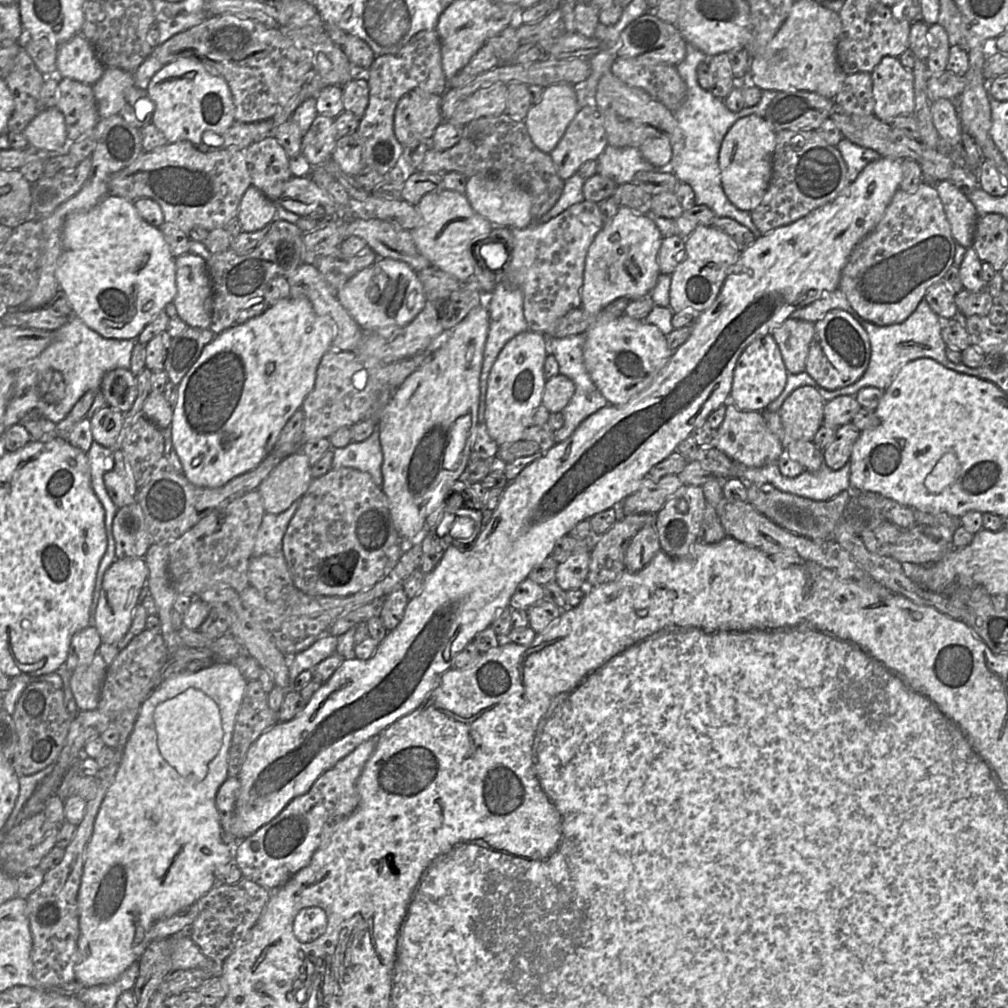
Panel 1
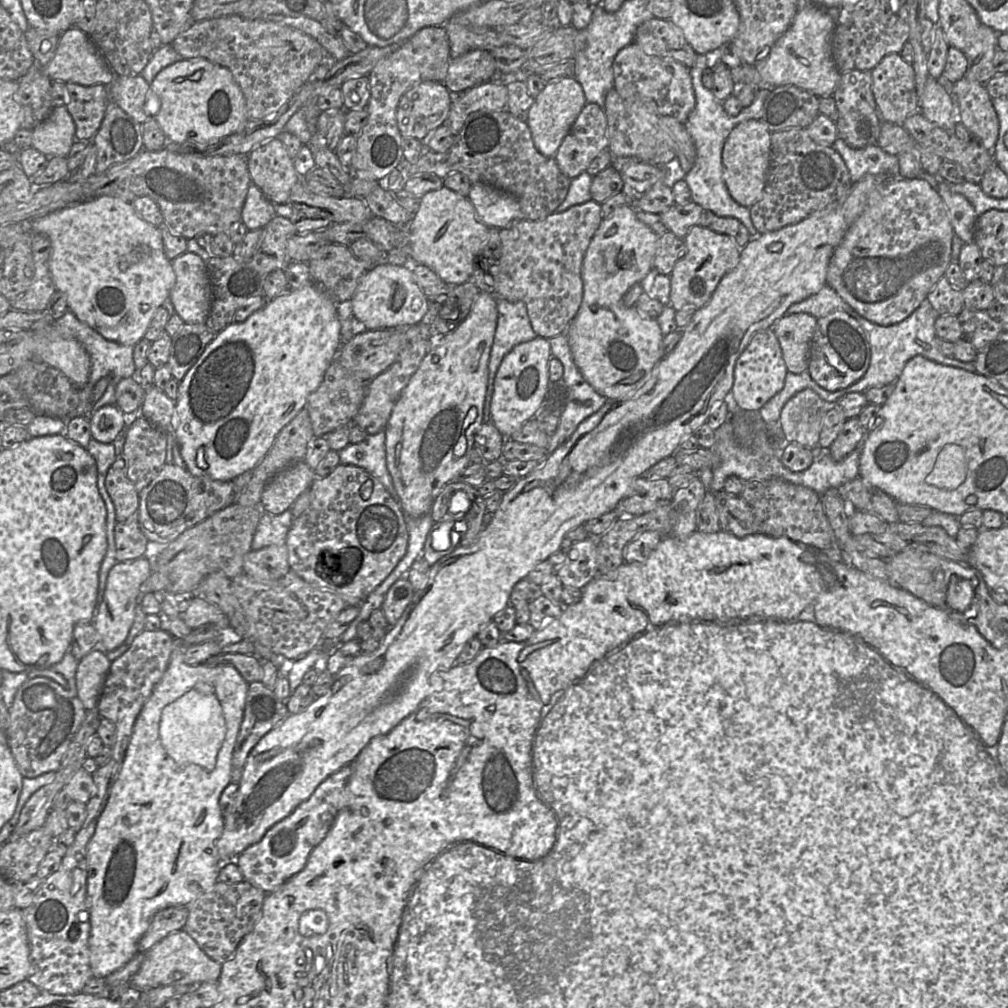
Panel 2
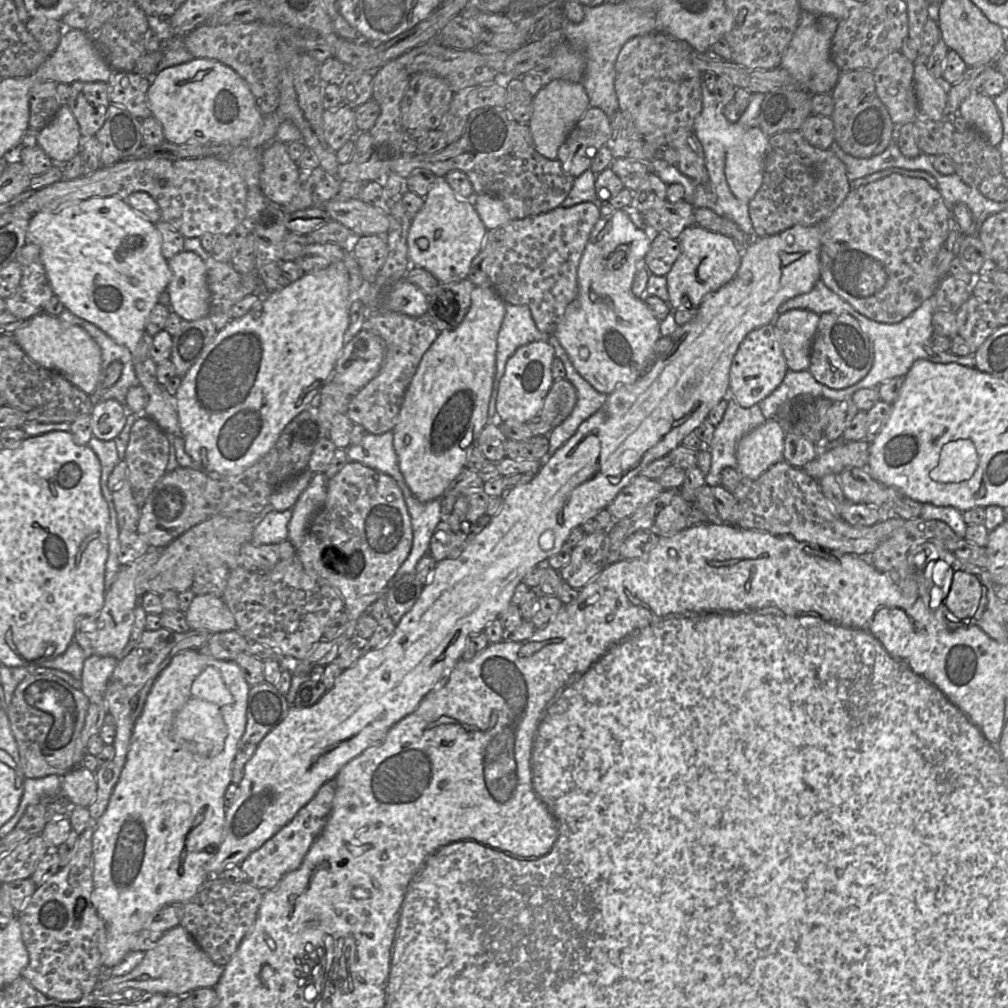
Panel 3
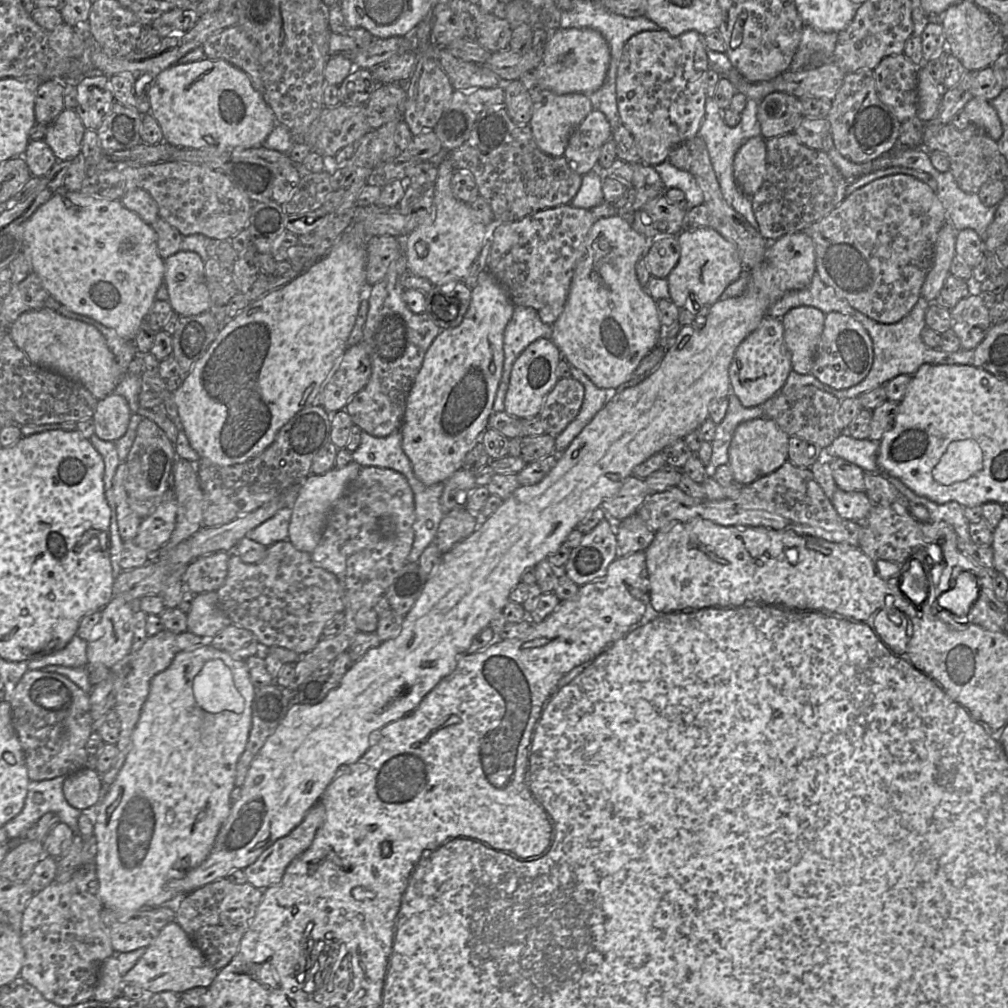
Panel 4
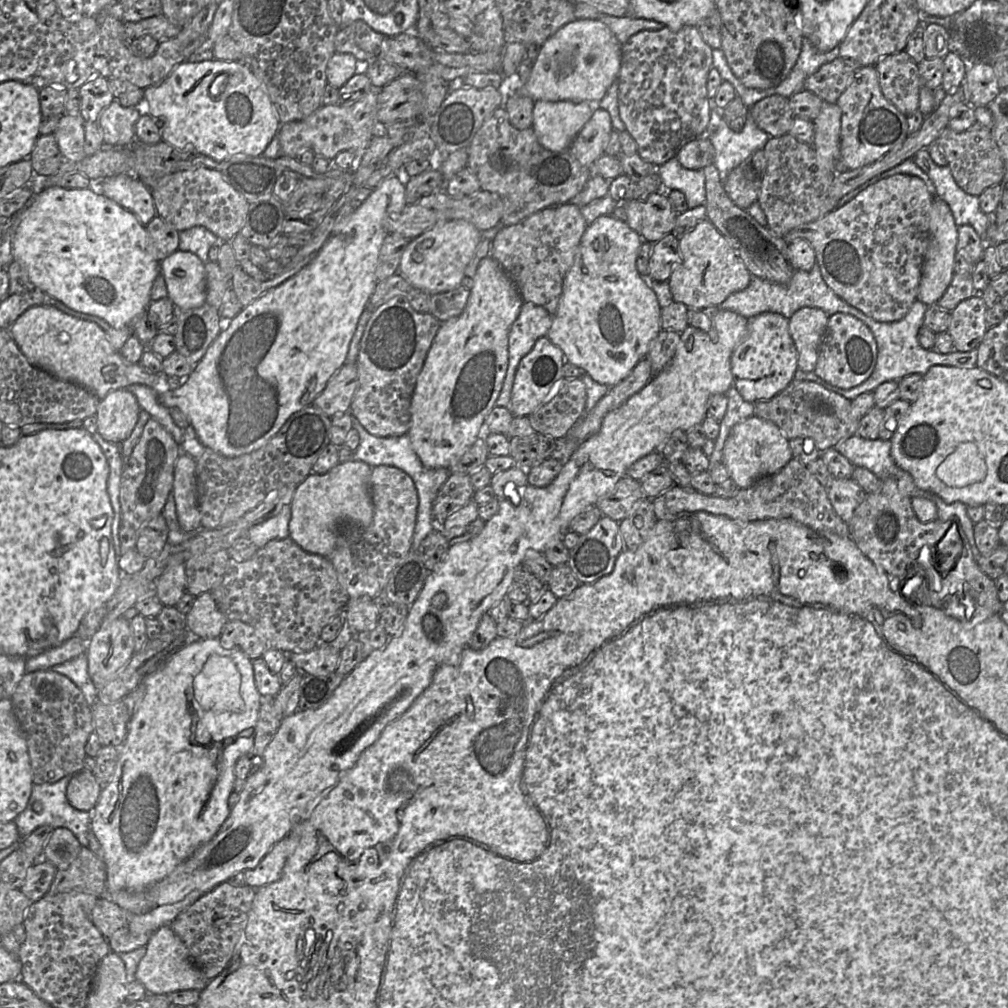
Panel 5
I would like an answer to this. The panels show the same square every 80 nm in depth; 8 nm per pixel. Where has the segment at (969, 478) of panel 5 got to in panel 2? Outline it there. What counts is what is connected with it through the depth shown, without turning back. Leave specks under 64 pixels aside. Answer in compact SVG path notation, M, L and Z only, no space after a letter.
M955 443L946 444L937 456L926 482L943 489L954 489L965 480L968 472L966 448Z

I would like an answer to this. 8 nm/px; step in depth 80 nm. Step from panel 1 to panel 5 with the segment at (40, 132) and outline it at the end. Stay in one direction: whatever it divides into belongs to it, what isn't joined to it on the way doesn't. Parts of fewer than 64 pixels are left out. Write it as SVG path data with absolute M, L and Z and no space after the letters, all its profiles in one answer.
M63 114L53 135L65 160L79 162L86 157L84 152L84 121L81 116Z

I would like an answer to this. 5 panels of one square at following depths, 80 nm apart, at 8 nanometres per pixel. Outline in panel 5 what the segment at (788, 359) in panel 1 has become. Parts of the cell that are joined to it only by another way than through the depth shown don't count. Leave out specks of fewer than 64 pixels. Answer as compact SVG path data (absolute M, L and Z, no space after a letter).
M804 307L789 318L789 331L798 352L798 369L815 370L829 316L819 308Z

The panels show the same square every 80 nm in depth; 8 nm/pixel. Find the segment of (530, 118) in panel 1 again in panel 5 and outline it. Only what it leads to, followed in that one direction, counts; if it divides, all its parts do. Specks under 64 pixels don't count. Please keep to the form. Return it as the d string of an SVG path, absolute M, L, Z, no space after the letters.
M535 101L531 128L545 149L567 151L596 109L599 109L597 103L586 101Z

